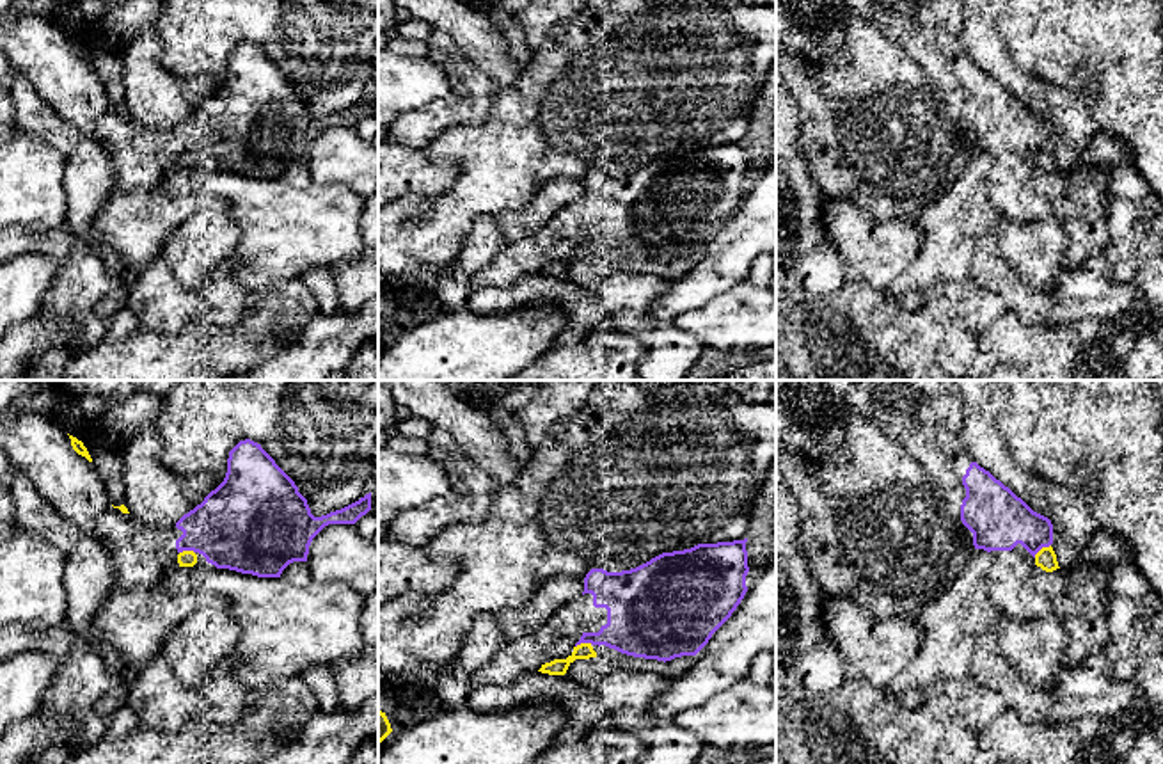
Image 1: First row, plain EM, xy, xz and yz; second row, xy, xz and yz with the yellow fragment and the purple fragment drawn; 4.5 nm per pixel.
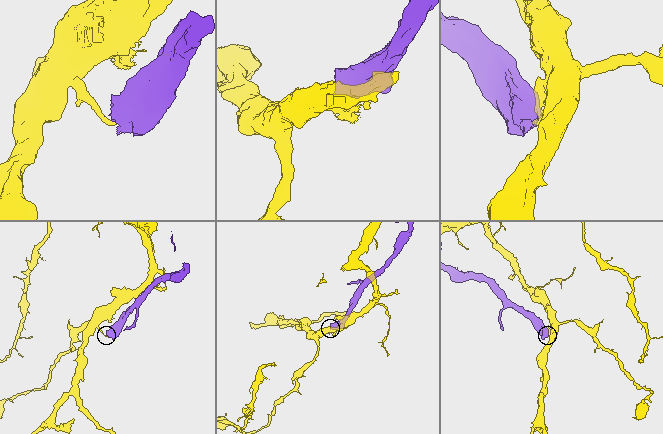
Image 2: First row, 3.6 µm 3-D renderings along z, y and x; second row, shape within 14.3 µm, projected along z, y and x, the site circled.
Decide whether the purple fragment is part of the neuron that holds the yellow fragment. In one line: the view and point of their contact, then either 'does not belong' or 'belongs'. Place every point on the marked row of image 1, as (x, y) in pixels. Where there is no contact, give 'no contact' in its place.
contact yz (1041, 549); does not belong

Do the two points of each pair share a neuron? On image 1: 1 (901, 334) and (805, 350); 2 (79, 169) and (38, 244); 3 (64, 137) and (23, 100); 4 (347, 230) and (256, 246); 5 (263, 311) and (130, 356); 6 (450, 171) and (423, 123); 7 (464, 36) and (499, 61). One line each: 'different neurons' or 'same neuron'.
1: same neuron
2: different neurons
3: same neuron
4: same neuron
5: same neuron
6: same neuron
7: same neuron

